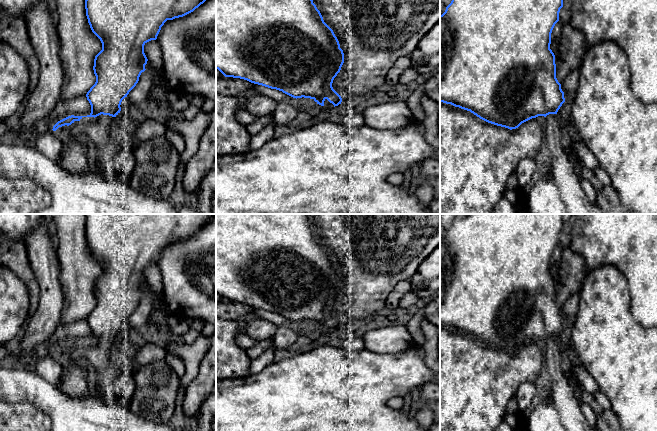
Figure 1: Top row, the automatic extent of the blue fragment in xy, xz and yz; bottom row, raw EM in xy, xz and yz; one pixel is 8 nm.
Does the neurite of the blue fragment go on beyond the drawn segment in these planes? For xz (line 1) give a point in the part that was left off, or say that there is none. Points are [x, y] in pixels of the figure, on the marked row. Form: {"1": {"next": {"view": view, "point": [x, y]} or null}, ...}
{"1": {"next": {"view": "xz", "point": [326, 103]}}}

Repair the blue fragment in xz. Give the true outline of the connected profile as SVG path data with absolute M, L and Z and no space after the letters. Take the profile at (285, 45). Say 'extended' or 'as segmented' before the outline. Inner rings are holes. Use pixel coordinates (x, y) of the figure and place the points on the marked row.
extended; M216 0L216 69L225 77L247 80L271 89L282 91L293 98L310 98L325 107L341 104L341 96L333 89L334 78L344 63L344 53L333 30L324 22L313 0Z

